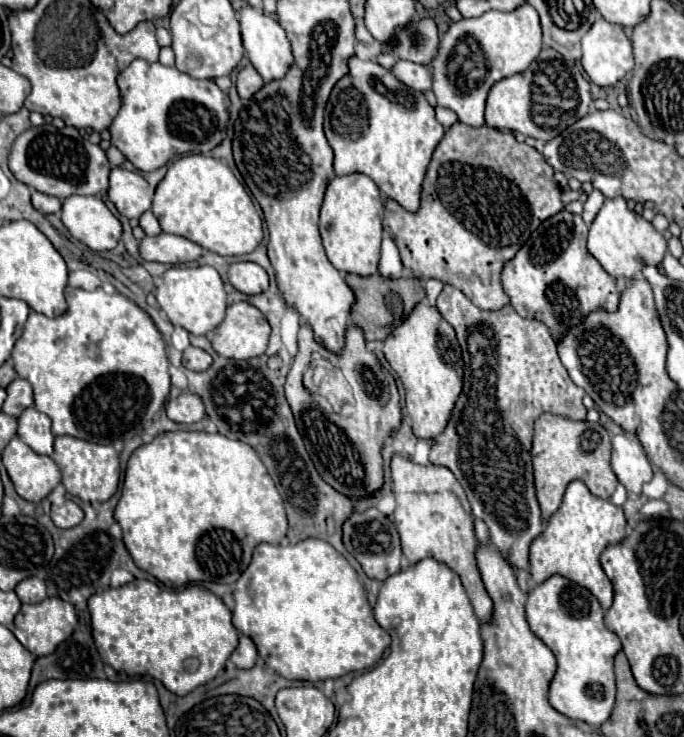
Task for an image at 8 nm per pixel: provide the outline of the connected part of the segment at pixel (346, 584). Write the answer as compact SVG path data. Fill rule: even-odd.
M305 539L285 547L271 543L257 545L253 551L253 561L247 567L247 575L237 581L233 597L235 629L243 635L249 635L265 665L285 679L317 683L347 675L351 671L367 669L379 661L391 643L391 637L377 625L373 617L373 609L367 601L365 589L357 579L357 571L323 539ZM249 587L255 589L253 599L249 597Z

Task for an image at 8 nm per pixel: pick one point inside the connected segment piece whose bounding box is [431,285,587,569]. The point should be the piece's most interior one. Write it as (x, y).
(512, 371)

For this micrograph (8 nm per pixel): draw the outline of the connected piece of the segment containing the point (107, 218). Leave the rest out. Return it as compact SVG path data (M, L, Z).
M71 195L63 199L61 221L73 237L83 241L93 251L115 249L123 233L121 221L99 197Z

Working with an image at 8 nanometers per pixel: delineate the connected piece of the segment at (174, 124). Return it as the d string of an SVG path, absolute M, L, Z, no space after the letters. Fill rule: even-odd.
M135 59L127 69L119 73L117 85L121 89L123 105L113 125L109 127L111 143L141 171L155 171L183 153L207 153L215 149L227 135L231 103L227 93L221 91L211 79L199 81L177 71L175 67L165 67L159 61L149 63L143 59Z

